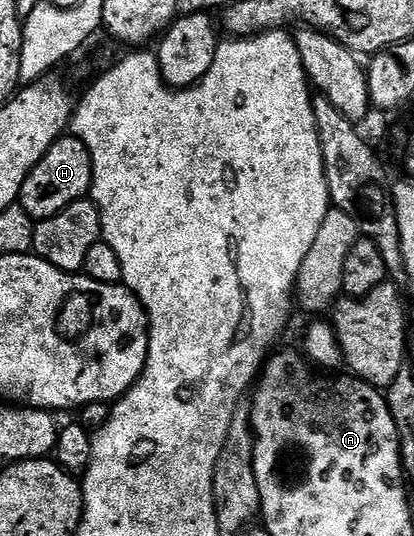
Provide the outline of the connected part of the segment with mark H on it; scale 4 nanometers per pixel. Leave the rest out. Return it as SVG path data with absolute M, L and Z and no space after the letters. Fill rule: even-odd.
M62 137L53 142L35 169L31 169L27 181L23 181L19 204L32 220L40 221L59 213L76 199L86 198L92 186L93 162L87 145L76 137Z

